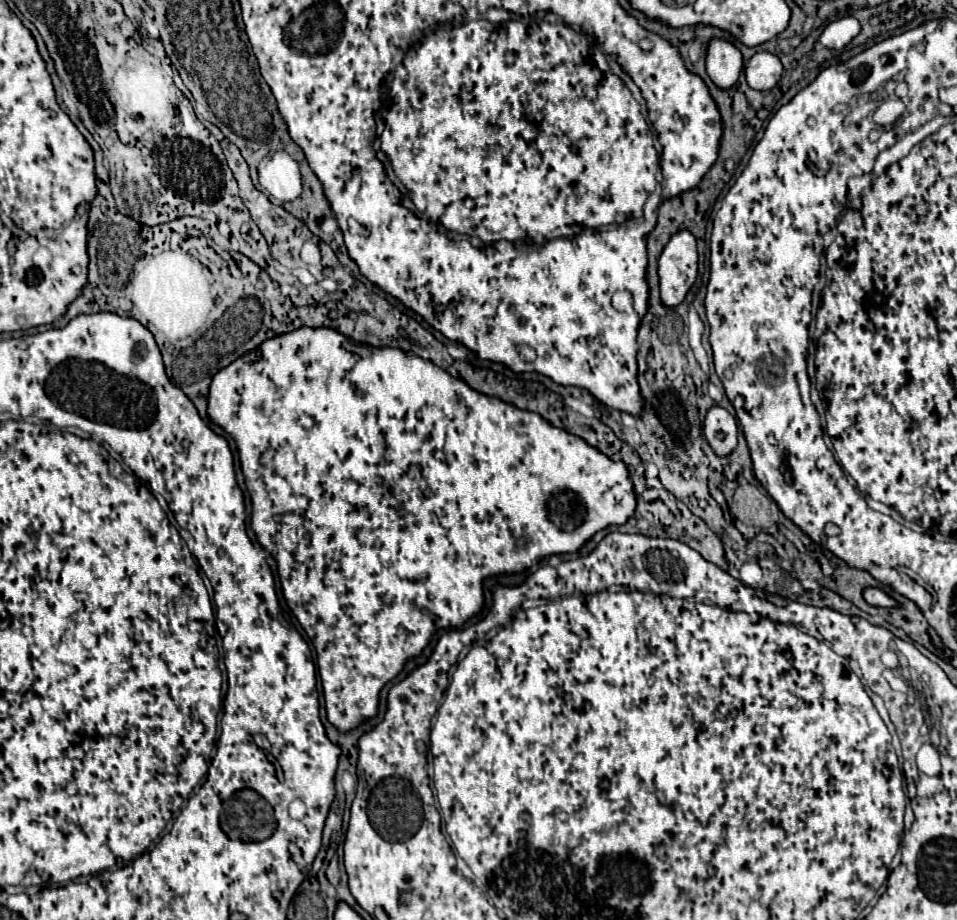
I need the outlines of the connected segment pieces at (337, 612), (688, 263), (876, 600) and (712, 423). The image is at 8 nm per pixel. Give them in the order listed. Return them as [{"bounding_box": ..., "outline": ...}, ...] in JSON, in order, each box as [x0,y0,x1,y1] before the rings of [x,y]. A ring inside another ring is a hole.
[{"bounding_box":[209,327,635,731],"outline":[[[301,327],[295,329],[293,333],[285,333],[273,339],[267,339],[261,347],[259,347],[261,359],[259,361],[249,361],[245,363],[245,359],[237,359],[233,361],[229,367],[221,369],[213,381],[211,381],[211,391],[209,391],[209,417],[221,425],[237,443],[239,449],[239,459],[241,459],[241,469],[245,475],[245,487],[251,495],[251,529],[257,535],[257,541],[275,557],[277,567],[279,567],[279,577],[283,581],[283,595],[285,601],[289,605],[289,609],[293,611],[293,615],[297,617],[297,621],[301,623],[301,627],[305,629],[307,637],[311,639],[311,643],[315,645],[317,651],[317,663],[319,663],[319,675],[321,675],[321,685],[323,685],[323,697],[325,697],[325,709],[327,709],[327,719],[339,729],[339,731],[349,731],[353,727],[359,725],[359,721],[365,721],[369,717],[377,715],[377,705],[379,705],[379,691],[381,687],[391,681],[393,677],[397,677],[405,665],[405,661],[409,657],[417,657],[425,645],[429,643],[431,635],[435,629],[445,629],[445,627],[459,627],[463,625],[469,617],[473,617],[475,613],[479,613],[479,609],[483,607],[483,579],[489,575],[497,575],[497,573],[519,573],[535,563],[539,563],[543,557],[549,555],[559,555],[559,553],[575,553],[587,539],[593,537],[593,533],[597,533],[599,529],[605,529],[607,525],[621,525],[625,523],[633,511],[635,511],[635,491],[629,479],[629,471],[625,467],[625,463],[621,461],[613,461],[607,455],[599,453],[597,449],[589,447],[583,439],[567,433],[565,429],[557,429],[553,425],[547,425],[545,419],[541,419],[537,413],[531,411],[523,411],[523,409],[515,409],[509,403],[499,401],[497,397],[487,397],[483,393],[475,393],[471,387],[467,387],[463,381],[451,377],[447,371],[431,365],[429,361],[417,357],[415,353],[405,353],[401,349],[375,349],[371,345],[363,345],[363,343],[355,343],[351,339],[347,339],[345,335],[333,331],[333,329],[309,329],[309,327]],[[525,539],[525,543],[521,545],[519,541]]]},{"bounding_box":[659,231,697,307],"outline":[[[691,231],[675,233],[659,257],[661,299],[669,307],[677,307],[697,279],[697,247]]]},{"bounding_box":[863,587,899,607],"outline":[[[865,587],[863,589],[863,599],[869,603],[869,605],[873,605],[873,607],[899,607],[899,603],[891,597],[891,595],[887,595],[885,591],[881,591],[879,587]]]},{"bounding_box":[703,405,739,457],"outline":[[[715,405],[707,411],[703,433],[705,433],[705,439],[709,441],[709,445],[713,447],[713,451],[721,457],[729,455],[737,447],[737,433],[739,433],[737,421],[727,409],[723,409],[719,405]]]}]

